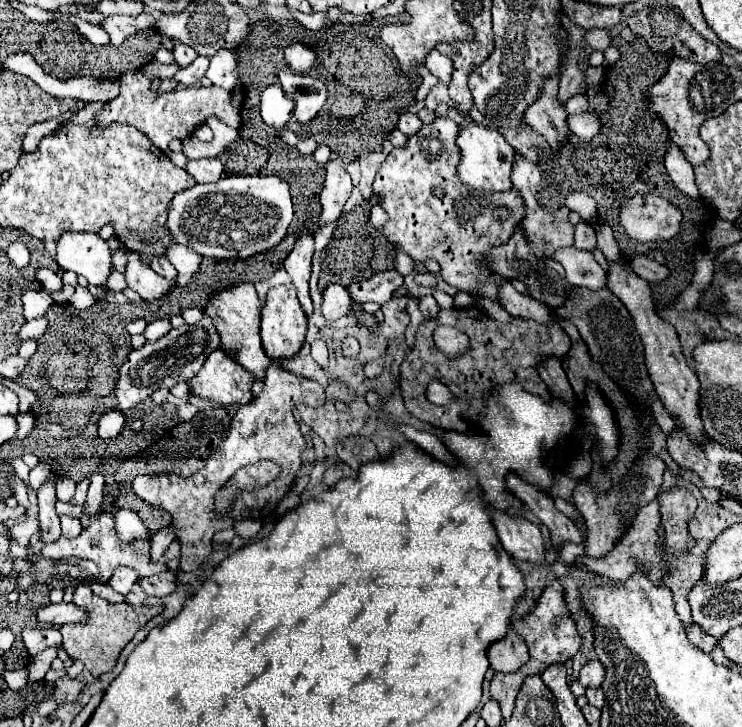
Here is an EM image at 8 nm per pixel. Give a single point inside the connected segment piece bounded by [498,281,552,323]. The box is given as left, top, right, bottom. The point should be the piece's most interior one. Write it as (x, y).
(516, 304)

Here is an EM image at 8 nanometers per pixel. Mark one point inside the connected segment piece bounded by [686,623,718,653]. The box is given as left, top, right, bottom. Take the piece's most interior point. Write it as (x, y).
(698, 638)

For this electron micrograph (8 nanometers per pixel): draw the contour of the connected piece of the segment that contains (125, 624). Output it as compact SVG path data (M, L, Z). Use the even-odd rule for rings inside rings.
M78 585L74 593L74 603L86 611L88 619L82 623L66 623L60 627L60 633L64 637L64 651L72 661L82 661L84 667L94 675L100 677L102 673L108 673L114 669L116 659L120 651L130 643L130 639L136 635L140 627L144 627L154 615L158 615L164 605L154 607L132 607L126 603L108 603L100 597L96 597L88 585Z

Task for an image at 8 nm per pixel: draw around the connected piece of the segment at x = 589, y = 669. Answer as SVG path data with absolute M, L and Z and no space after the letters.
M588 661L582 669L580 669L580 677L578 681L584 687L600 687L600 683L604 681L604 667L600 661Z

